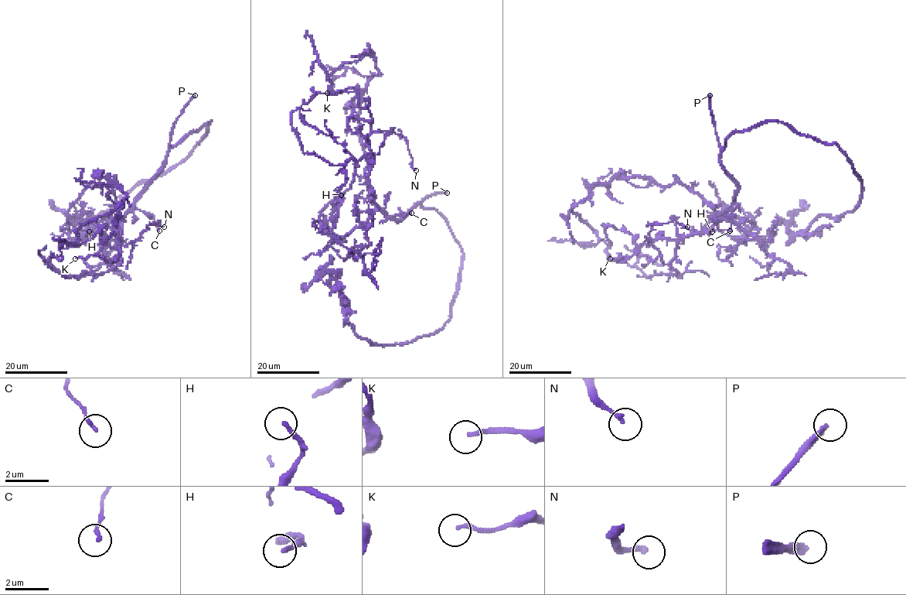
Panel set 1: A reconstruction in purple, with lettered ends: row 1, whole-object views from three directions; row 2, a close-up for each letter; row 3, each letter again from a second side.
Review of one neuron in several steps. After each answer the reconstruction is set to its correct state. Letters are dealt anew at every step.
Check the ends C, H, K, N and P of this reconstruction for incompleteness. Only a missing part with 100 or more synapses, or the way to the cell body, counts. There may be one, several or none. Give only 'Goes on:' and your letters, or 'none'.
Goes on: P

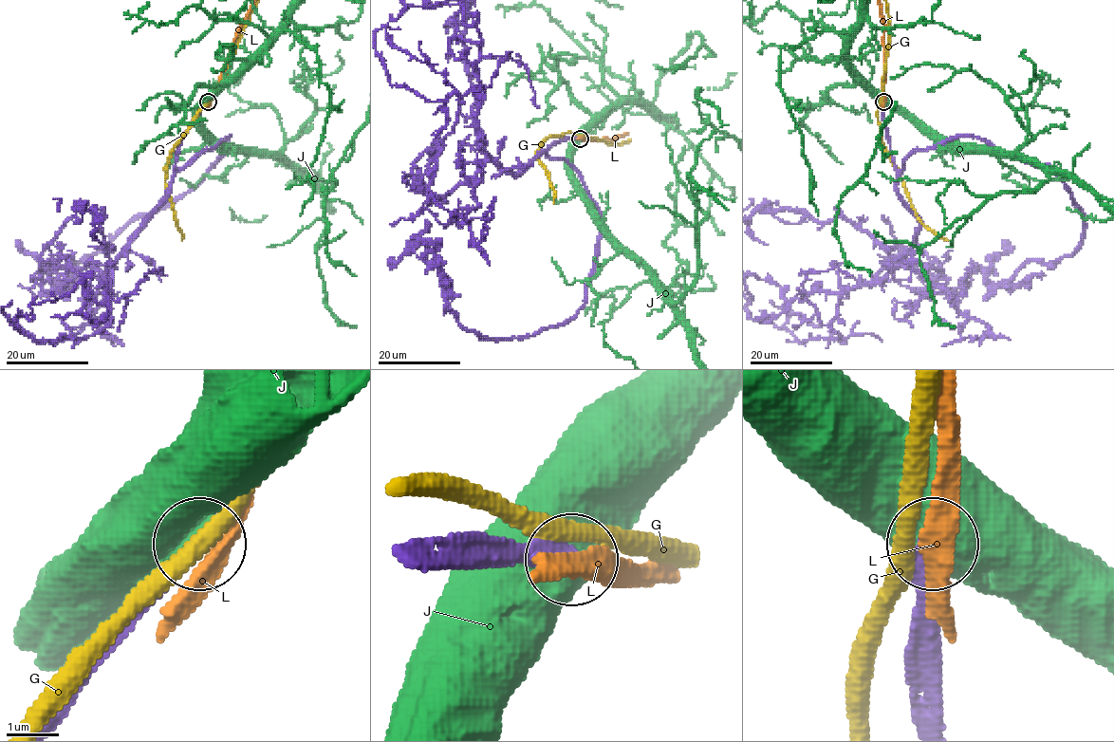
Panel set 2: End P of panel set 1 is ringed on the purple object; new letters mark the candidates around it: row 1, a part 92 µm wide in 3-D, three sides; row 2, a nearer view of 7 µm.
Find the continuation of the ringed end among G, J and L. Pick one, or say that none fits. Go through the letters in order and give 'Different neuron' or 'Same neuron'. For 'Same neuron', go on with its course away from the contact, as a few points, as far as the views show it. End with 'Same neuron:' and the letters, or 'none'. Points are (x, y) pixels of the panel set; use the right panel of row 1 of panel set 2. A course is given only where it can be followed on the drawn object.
G: Different neuron
J: Different neuron
L: Different neuron
Same neuron: none

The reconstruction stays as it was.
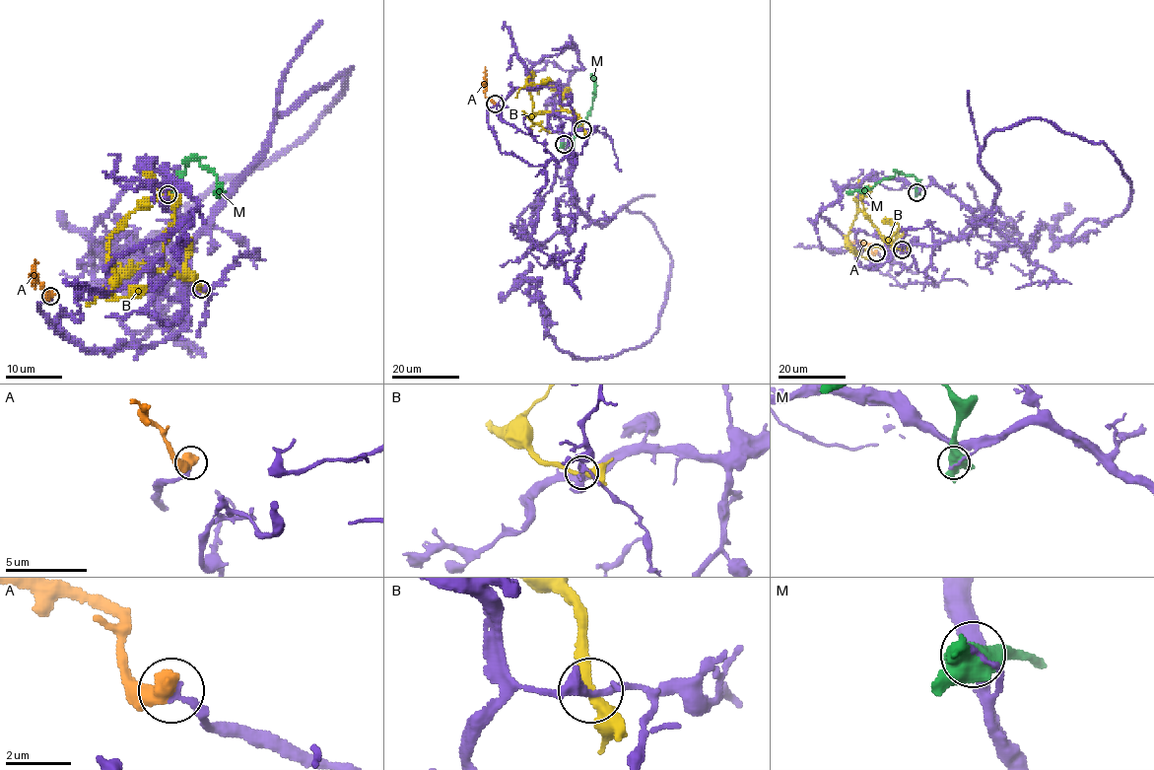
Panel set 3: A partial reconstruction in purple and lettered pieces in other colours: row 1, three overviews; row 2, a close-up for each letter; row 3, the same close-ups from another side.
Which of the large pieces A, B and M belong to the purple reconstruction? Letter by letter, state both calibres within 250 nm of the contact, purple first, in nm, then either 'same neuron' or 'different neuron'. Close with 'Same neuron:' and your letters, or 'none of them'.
A: calibres 240 and 650 nm; same neuron
B: calibres 300 and 320 nm; different neuron
M: calibres 180 and 480 nm; different neuron
Same neuron: A

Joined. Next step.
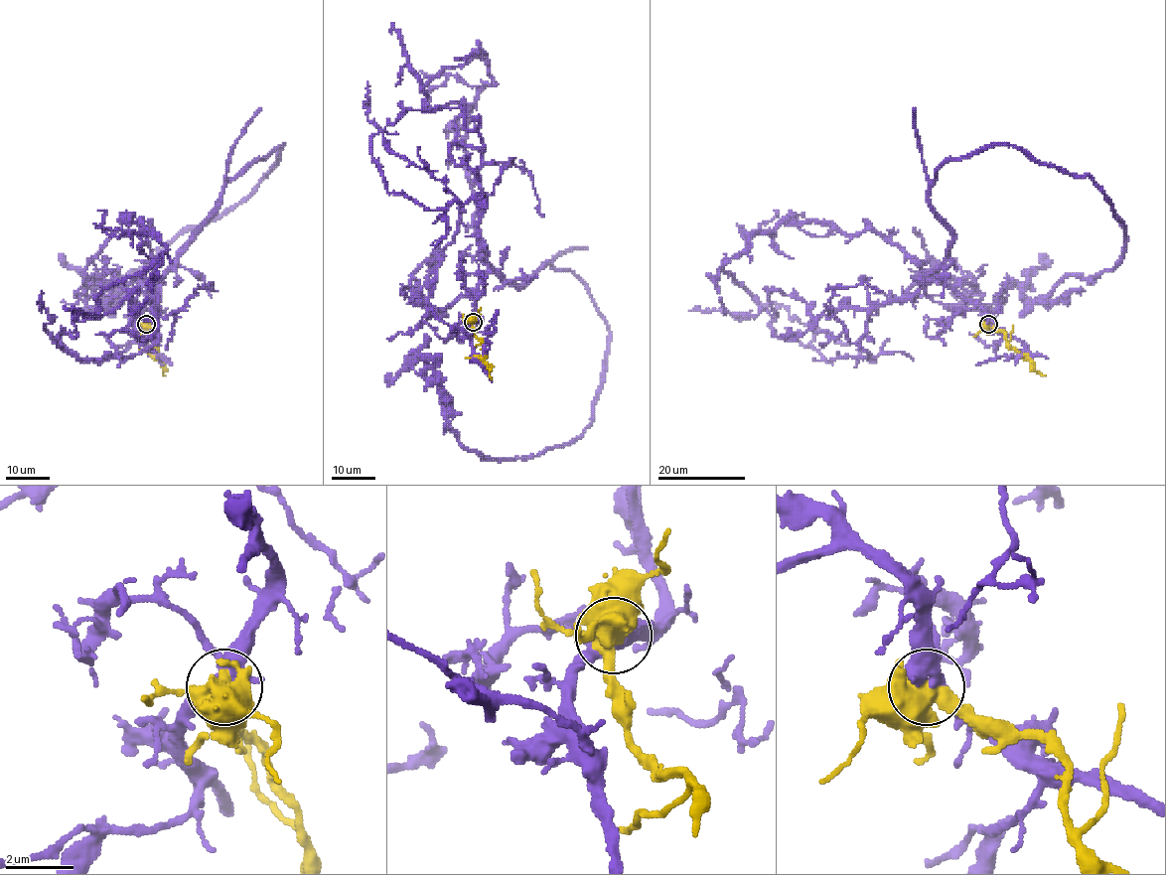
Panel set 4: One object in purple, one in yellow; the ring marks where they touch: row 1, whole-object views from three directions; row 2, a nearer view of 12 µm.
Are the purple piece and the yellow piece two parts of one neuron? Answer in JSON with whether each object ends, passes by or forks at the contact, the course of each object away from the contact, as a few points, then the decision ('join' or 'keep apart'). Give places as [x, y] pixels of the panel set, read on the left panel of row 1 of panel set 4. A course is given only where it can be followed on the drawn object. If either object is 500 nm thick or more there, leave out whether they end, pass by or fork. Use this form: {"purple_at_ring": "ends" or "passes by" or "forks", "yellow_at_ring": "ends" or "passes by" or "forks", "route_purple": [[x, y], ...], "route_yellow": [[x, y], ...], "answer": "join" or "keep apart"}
{"route_purple": [[146, 324], [149, 292], [222, 188], [282, 144], [245, 198], [116, 276], [108, 295], [98, 299], [63, 253]], "route_yellow": [[146, 324], [156, 341], [157, 359], [166, 376]], "answer": "keep apart"}

